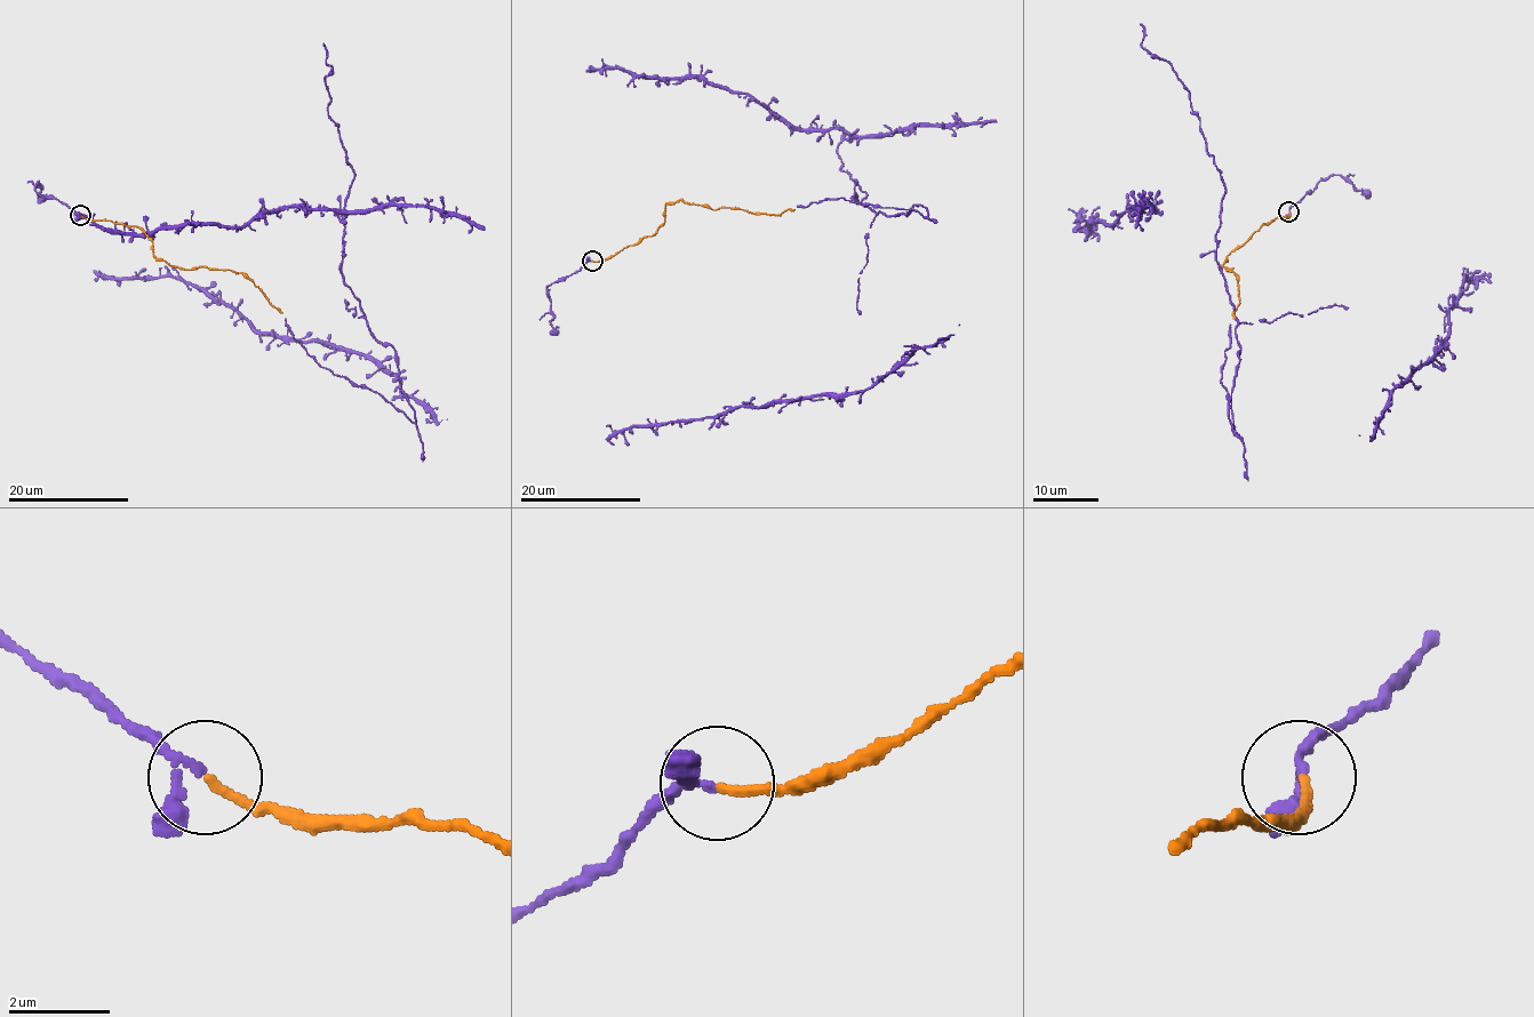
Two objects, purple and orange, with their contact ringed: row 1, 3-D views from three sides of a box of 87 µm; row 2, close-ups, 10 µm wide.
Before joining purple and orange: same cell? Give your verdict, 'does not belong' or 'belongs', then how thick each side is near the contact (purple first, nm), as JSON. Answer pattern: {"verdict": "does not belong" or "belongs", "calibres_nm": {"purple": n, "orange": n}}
{"verdict": "belongs", "calibres_nm": {"purple": 140, "orange": 180}}

